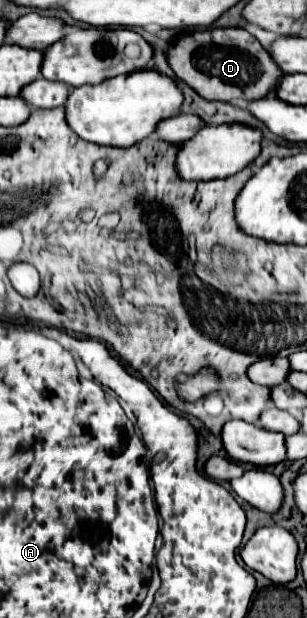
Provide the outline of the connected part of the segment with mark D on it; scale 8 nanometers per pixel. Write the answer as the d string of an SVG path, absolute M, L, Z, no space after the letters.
M213 27L183 33L167 51L169 67L175 75L209 101L253 101L267 97L277 87L283 73L273 63L263 45L241 27Z

